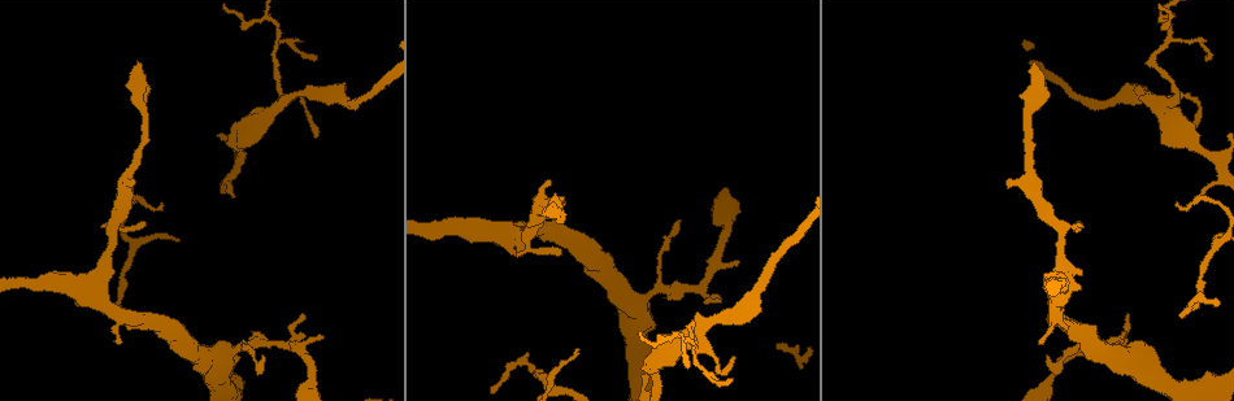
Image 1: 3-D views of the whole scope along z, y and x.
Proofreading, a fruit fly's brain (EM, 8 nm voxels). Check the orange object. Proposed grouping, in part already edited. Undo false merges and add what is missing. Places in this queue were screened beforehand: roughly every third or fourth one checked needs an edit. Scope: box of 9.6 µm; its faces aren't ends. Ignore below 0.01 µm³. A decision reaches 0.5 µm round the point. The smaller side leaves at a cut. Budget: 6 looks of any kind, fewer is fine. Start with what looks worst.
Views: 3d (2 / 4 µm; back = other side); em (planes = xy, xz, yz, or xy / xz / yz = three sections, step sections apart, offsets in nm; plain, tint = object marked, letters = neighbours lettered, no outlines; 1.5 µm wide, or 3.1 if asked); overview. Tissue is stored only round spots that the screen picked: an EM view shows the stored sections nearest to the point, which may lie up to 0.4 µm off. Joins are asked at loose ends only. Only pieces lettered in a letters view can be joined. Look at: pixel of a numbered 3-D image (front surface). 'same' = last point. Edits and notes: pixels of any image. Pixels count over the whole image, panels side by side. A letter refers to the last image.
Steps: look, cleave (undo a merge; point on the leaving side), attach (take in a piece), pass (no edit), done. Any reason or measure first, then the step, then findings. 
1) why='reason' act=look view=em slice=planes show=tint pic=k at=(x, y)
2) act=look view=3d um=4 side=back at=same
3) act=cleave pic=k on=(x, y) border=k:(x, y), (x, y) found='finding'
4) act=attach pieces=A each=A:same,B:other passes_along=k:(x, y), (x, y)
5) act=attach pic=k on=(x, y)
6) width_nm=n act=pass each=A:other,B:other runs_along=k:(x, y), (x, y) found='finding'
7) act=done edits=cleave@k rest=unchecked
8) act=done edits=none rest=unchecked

why='branch stops here' act=look view=em slice=planes show=letters pic=1 at=(1207, 61)

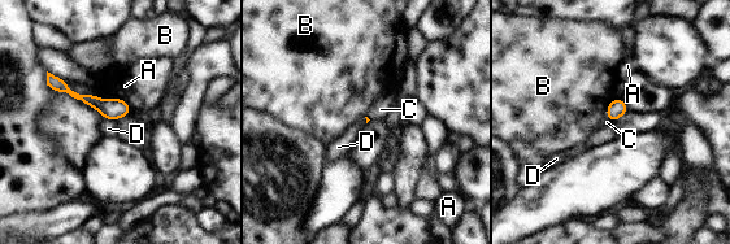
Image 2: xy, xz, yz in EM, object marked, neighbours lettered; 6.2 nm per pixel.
act=pass each=A:other,B:other,C:other,D:other runs_along=2:(51, 83), (104, 107), (126, 110) found='no lettered piece goes on from it'

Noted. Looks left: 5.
why='an open end' act=look view=em slice=xy step=8 show=letters pic=1 at=(317, 137)

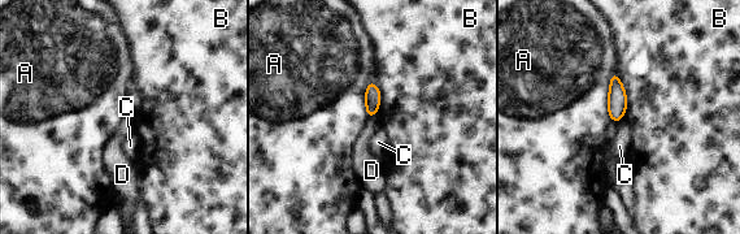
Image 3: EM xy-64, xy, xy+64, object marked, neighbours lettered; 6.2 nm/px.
why='another direction' act=look view=em slice=planes show=letters at=same

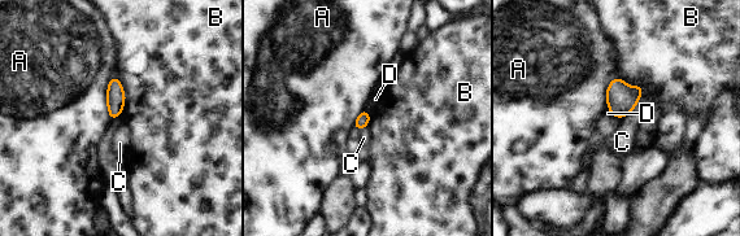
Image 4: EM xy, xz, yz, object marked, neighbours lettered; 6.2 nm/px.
width_nm=90 act=pass each=A:other,B:other,C:other,D:other border=4:(608, 112), (619, 119) found='none of them fits'

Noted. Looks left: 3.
act=look view=3d um=4 pic=1 at=(320, 336)

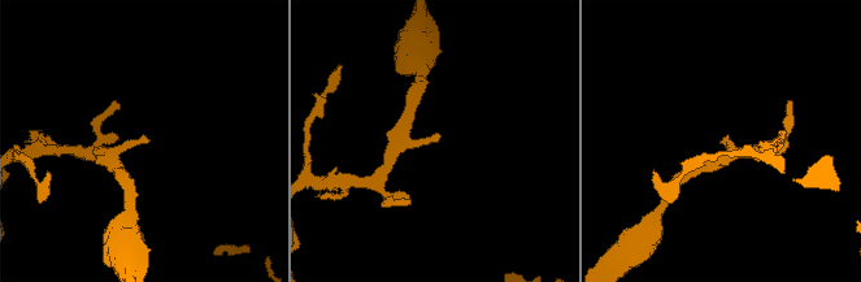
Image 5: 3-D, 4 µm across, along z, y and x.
why='shape alone is not enough' act=look view=em slice=planes show=plain pic=5 at=(438, 136)

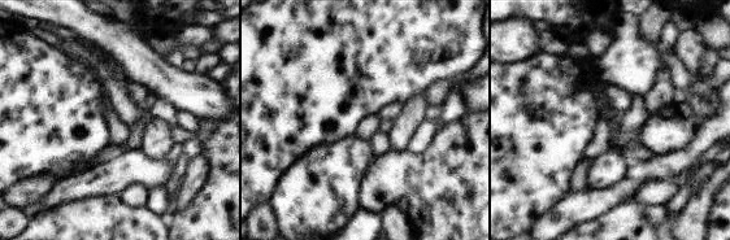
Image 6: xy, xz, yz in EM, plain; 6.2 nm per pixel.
why='see the neighbours' act=look view=em slice=planes show=letters at=same

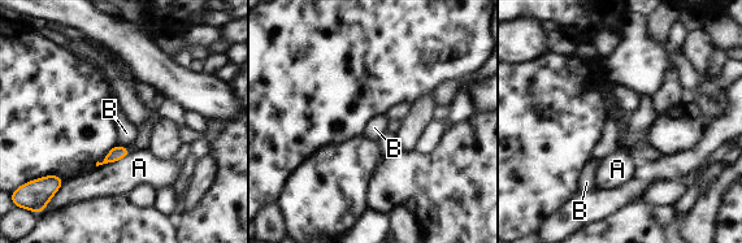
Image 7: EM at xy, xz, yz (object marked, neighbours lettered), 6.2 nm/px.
width_nm=90 act=pass each=A:other,B:other found='no lettered piece goes on from it'

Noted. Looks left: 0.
act=done edits=none rest=unchecked

